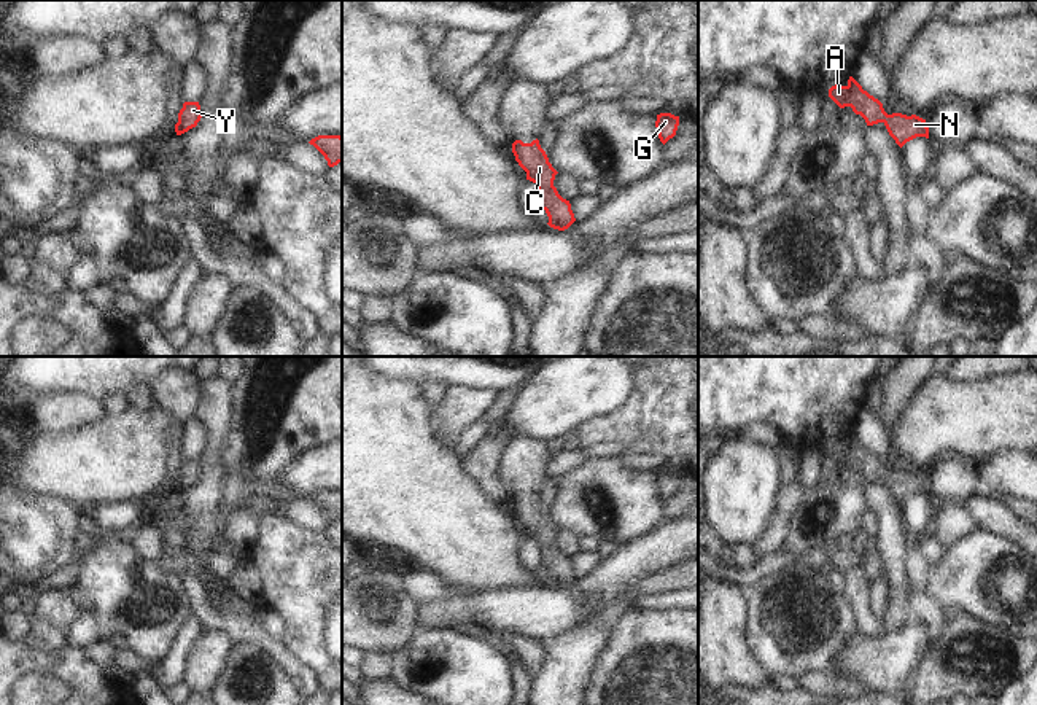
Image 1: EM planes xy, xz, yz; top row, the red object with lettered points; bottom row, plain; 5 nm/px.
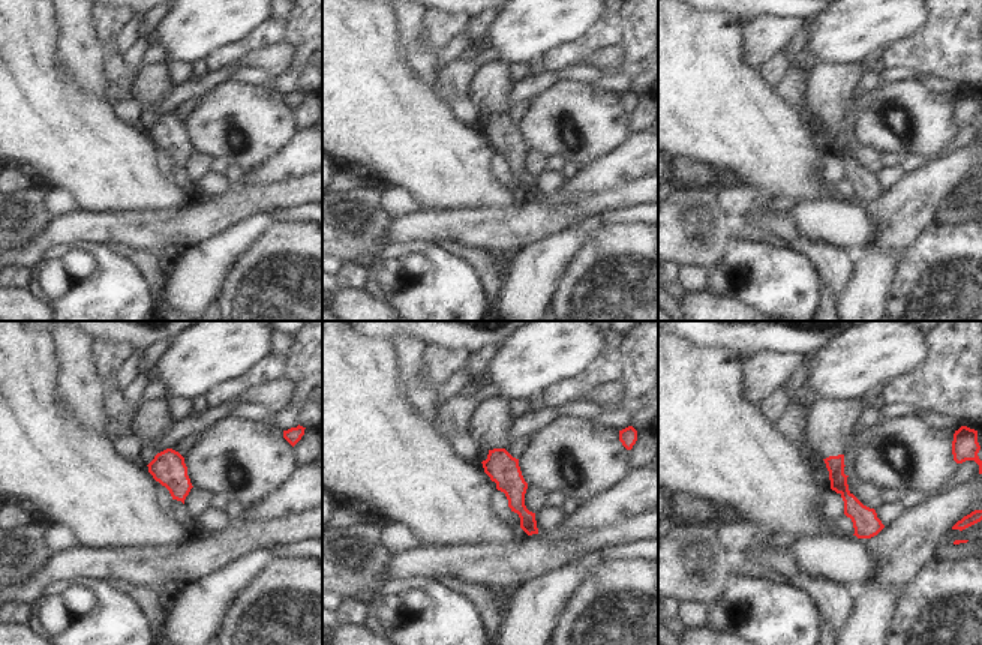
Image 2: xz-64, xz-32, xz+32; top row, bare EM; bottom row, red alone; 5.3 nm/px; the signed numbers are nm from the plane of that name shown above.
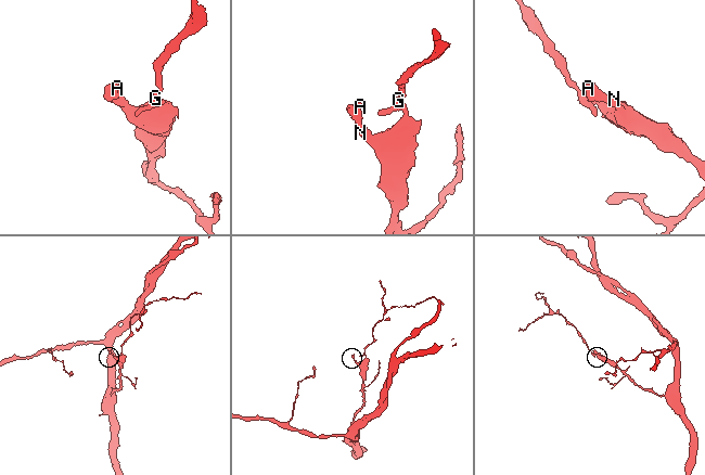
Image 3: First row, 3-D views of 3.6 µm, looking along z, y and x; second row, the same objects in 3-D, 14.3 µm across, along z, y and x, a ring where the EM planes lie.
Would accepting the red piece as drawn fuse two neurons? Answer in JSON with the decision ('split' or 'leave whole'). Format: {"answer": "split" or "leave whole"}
{"answer": "leave whole"}

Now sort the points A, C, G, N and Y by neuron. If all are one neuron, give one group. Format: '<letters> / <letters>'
A C G N Y

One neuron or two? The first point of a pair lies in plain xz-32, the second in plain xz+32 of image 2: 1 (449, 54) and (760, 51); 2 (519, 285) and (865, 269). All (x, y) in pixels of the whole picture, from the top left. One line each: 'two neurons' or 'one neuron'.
1: two neurons
2: one neuron

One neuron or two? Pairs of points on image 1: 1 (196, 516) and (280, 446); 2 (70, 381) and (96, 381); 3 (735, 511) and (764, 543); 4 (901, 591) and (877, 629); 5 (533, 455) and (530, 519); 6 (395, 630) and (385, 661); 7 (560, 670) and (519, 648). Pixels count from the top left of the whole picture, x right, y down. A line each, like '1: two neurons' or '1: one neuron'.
1: two neurons
2: one neuron
3: two neurons
4: two neurons
5: one neuron
6: two neurons
7: two neurons

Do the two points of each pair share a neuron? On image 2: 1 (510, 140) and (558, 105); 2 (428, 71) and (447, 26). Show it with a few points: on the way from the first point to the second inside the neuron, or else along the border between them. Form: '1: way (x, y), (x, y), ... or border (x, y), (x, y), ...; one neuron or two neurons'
1: border (517, 123), (520, 138), (528, 149); two neurons
2: border (425, 15), (425, 39), (440, 48); two neurons

